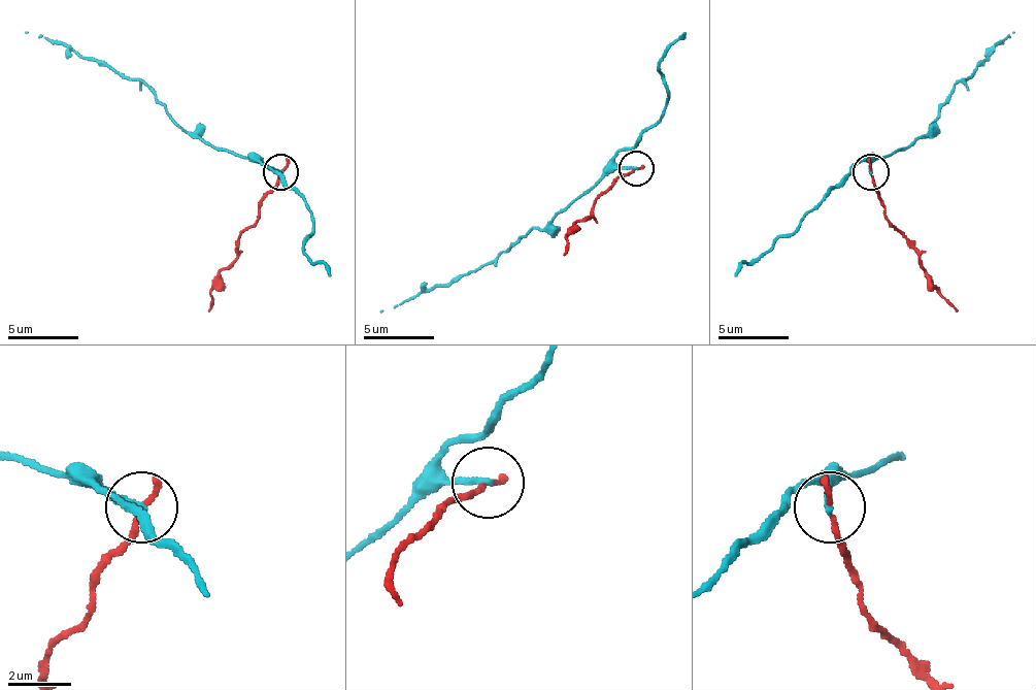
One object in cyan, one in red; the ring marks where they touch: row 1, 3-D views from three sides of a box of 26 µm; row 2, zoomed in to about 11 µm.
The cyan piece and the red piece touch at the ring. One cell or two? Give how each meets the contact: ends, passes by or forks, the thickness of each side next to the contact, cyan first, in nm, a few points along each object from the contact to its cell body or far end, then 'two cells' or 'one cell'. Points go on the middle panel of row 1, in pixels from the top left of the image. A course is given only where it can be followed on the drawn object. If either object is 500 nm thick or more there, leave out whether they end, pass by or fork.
cyan ends there; red ends there; 240 nm thick on the cyan side, 220 nm on the other; cyan runs (635, 167), (610, 167), (550, 221), (494, 259), (447, 284), (434, 284), (380, 313); red runs (635, 167), (613, 182), (593, 203), (593, 217), (575, 224), (564, 256); two cells

